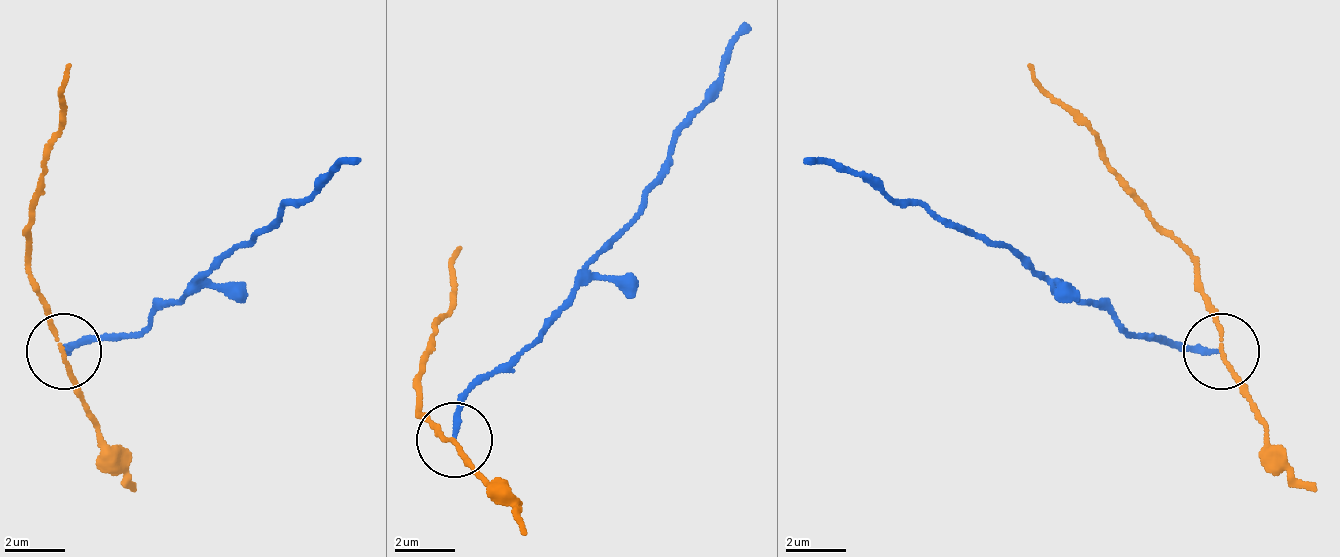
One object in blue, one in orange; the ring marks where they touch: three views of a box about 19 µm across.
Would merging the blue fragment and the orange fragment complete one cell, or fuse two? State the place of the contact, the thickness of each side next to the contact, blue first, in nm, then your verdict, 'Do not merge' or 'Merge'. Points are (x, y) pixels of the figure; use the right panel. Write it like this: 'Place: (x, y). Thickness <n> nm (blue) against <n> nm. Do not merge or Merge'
Place: (1221, 351). Thickness 200 nm (blue) against 120 nm. Do not merge

